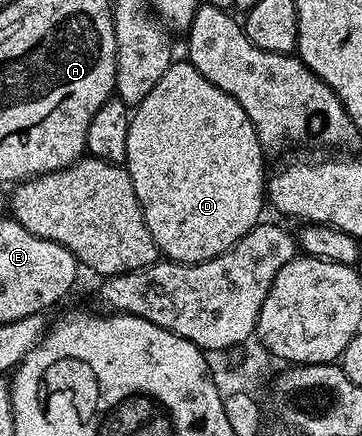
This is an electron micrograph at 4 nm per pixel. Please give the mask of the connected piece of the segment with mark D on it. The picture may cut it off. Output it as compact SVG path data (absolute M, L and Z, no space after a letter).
M176 60L171 64L165 71L165 75L161 75L157 87L153 87L153 91L149 91L149 95L145 95L145 99L141 99L141 103L134 106L129 123L127 160L125 162L127 174L133 183L133 191L137 195L143 218L149 227L149 235L159 248L160 254L169 261L179 261L183 265L196 265L229 251L250 229L260 224L262 217L259 216L263 213L263 205L265 209L263 157L265 158L264 147L257 139L257 131L253 127L249 115L245 115L241 103L237 103L237 99L233 99L225 91L221 91L221 87L213 87L213 83L209 83L209 79L205 79L205 75L201 75L201 71L194 69L186 60Z

